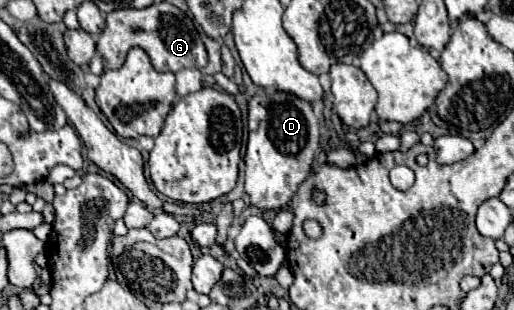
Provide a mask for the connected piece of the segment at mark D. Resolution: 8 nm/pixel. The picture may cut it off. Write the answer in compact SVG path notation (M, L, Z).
M268 90L248 100L248 144L246 144L246 194L260 210L280 210L288 206L298 184L310 174L310 164L318 152L320 124L310 102L280 90Z

